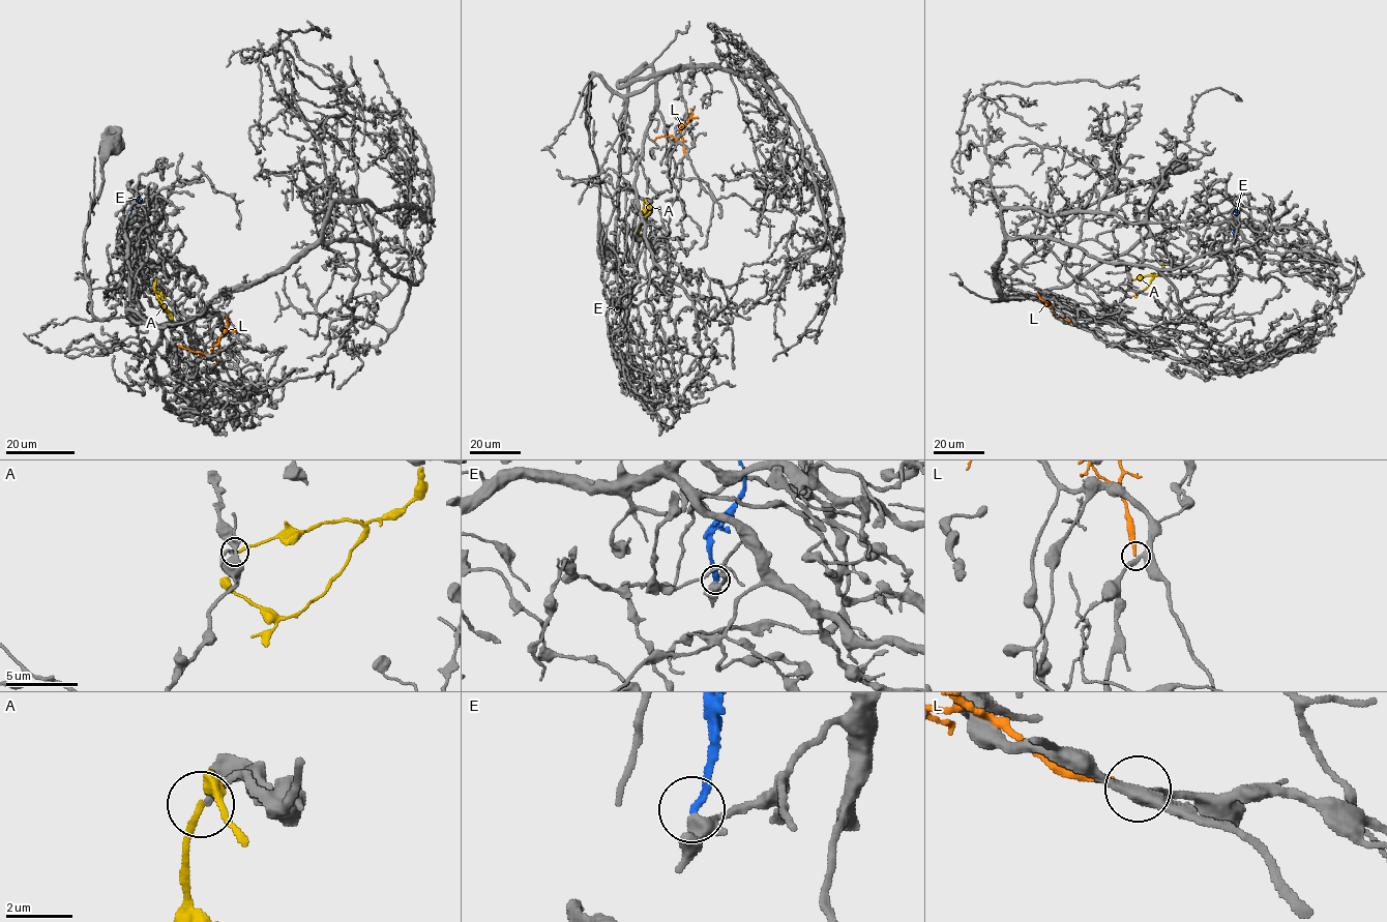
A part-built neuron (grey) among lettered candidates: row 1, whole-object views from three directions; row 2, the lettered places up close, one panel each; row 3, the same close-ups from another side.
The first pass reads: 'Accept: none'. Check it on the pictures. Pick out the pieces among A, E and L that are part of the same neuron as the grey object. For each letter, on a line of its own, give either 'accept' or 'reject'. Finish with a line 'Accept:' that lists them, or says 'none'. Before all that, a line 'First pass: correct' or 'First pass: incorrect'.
First pass: incorrect
A: accept
E: reject
L: reject
Accept: A

